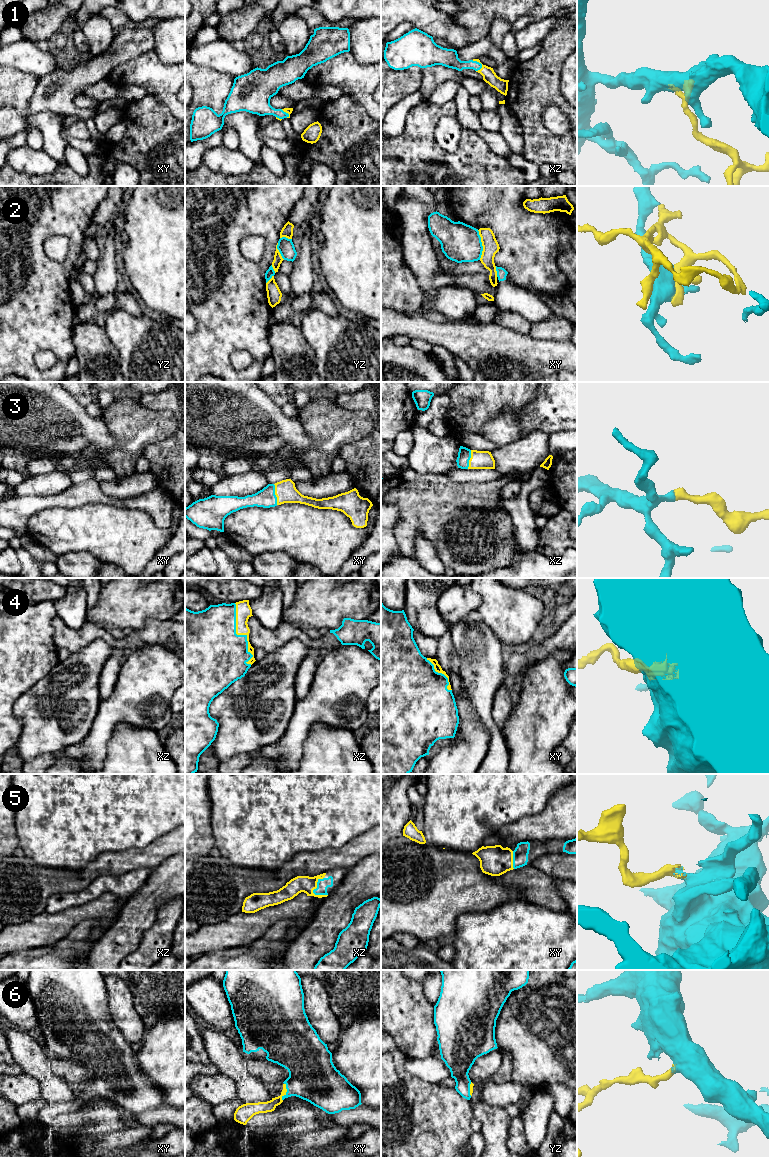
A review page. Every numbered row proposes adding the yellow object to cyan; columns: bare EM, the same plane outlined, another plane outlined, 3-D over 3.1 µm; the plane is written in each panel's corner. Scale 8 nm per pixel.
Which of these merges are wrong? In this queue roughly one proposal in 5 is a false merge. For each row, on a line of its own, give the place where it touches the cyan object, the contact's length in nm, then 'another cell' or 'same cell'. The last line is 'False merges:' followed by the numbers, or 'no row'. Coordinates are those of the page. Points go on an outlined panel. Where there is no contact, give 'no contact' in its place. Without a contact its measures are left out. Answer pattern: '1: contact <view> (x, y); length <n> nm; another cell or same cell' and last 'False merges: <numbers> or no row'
1: contact xz (478, 62); length 110 nm; same cell
2: contact xy (481, 245); length 240 nm; same cell
3: contact xy (274, 494); length 170 nm; same cell
4: contact xz (241, 635); length 500 nm; same cell
5: contact xz (317, 885); length 170 nm; same cell
6: contact xy (286, 1092); length 150 nm; same cell
False merges: no row

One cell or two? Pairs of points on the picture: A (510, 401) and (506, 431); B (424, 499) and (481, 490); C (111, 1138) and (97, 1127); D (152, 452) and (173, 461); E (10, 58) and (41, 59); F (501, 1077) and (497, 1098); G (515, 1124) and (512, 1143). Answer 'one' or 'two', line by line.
A: two
B: one
C: two
D: one
E: one
F: two
G: one

